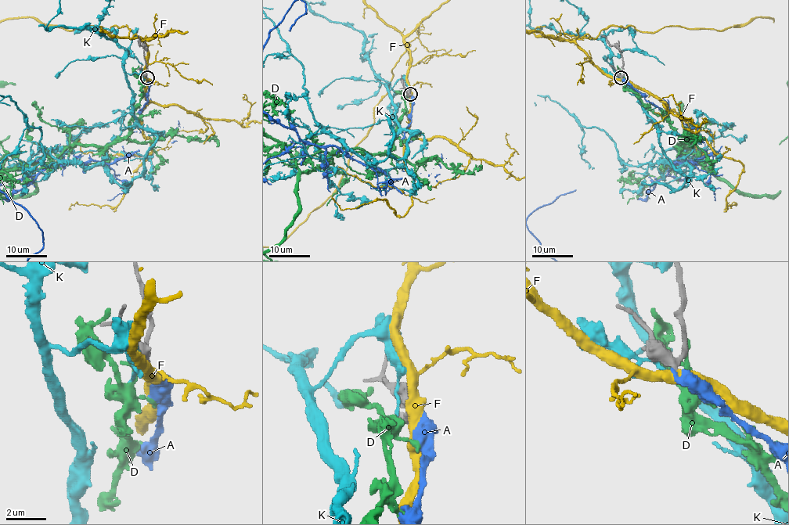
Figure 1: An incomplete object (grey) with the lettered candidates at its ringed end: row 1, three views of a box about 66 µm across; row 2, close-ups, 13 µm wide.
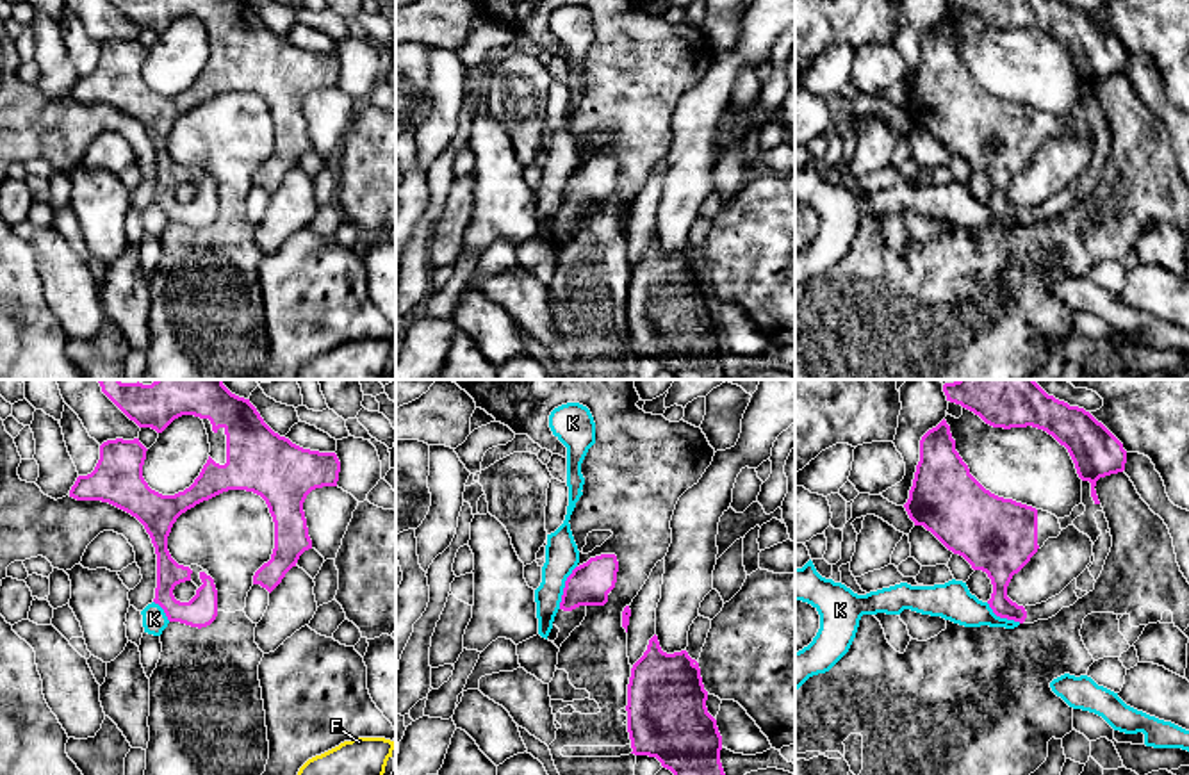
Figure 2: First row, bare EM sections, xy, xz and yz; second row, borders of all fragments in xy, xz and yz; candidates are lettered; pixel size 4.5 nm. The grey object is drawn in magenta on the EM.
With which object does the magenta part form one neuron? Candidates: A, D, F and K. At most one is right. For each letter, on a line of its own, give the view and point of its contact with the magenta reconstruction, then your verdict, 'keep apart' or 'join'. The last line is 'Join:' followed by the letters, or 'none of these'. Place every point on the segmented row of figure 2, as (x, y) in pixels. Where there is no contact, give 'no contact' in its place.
A: no contact | join
D: no contact | keep apart
F: no contact | keep apart
K: xz (565, 587) | keep apart
Join: A

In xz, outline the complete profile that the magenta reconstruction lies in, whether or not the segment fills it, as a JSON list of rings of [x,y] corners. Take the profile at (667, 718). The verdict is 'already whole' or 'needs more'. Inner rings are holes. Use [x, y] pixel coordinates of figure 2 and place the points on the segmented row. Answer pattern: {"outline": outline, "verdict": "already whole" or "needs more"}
{"outline": [[[658,636],[633,665],[627,684],[627,732],[635,755],[656,757],[674,775],[726,775],[720,763],[722,736],[706,707],[701,668],[686,650],[667,654]]], "verdict": "already whole"}

